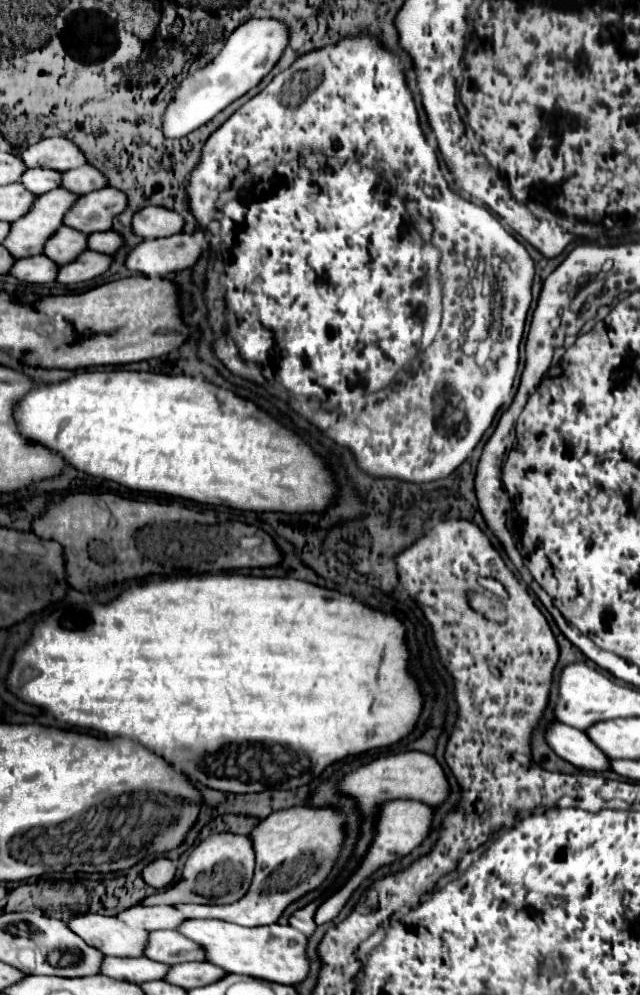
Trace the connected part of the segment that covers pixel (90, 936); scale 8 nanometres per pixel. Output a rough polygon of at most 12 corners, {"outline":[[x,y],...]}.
{"outline":[[82,914],[68,926],[106,956],[144,956],[148,930]]}

